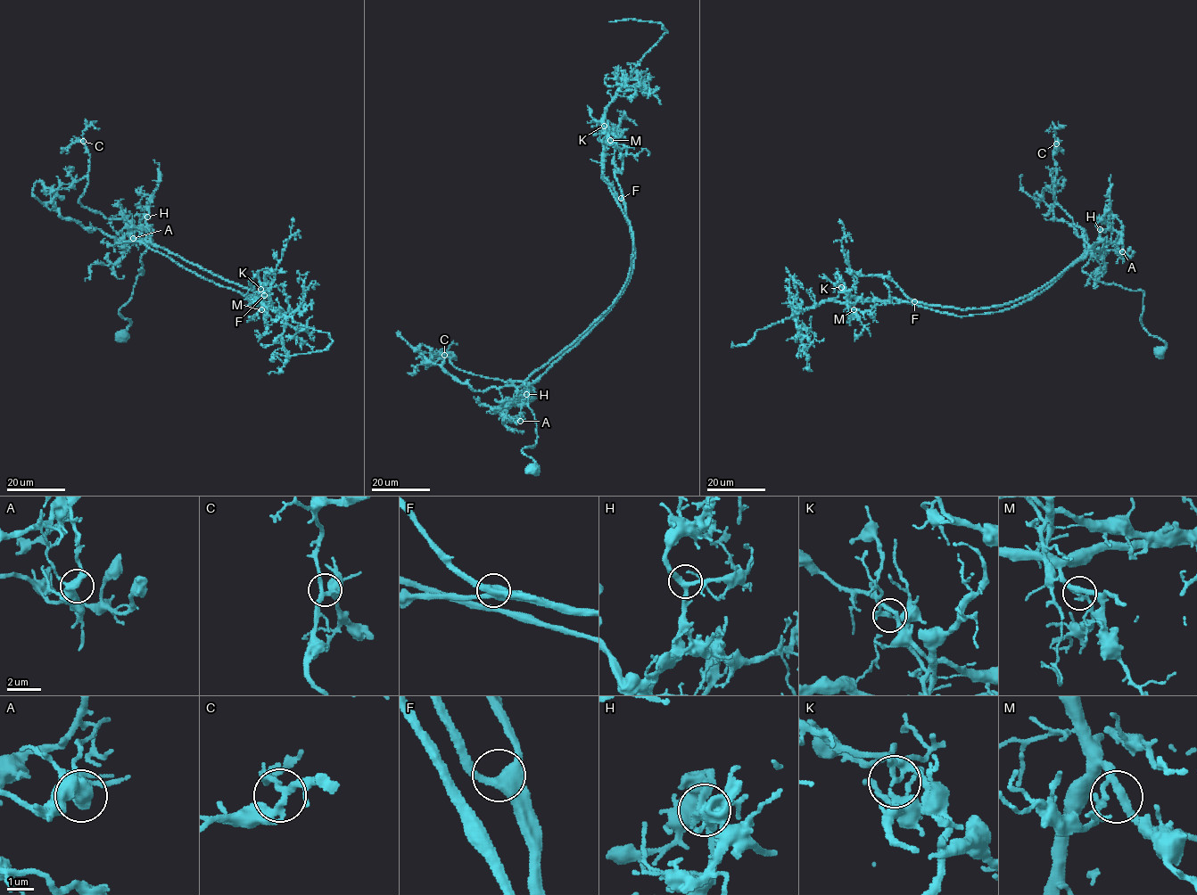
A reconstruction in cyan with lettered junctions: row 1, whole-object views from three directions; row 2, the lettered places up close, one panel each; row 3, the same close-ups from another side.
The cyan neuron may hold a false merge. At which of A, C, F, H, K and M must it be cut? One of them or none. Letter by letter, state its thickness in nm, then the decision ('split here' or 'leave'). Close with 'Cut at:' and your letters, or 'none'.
A: calibre 420 nm; leave
C: calibre 280 nm; leave
F: calibre 440 nm; leave
H: calibre 260 nm; leave
K: calibre 190 nm; split here
M: calibre 240 nm; leave
Cut at: K

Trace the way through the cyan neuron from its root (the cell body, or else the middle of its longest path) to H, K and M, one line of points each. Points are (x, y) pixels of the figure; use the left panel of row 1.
H: (123, 337), (131, 321), (119, 310), (144, 273), (138, 270), (140, 257), (152, 241), (147, 217)
K: (123, 337), (131, 321), (119, 310), (144, 274), (150, 237), (269, 298), (254, 301), (260, 289)
M: (123, 337), (131, 321), (119, 310), (144, 274), (150, 237), (269, 298), (250, 299), (261, 309)

